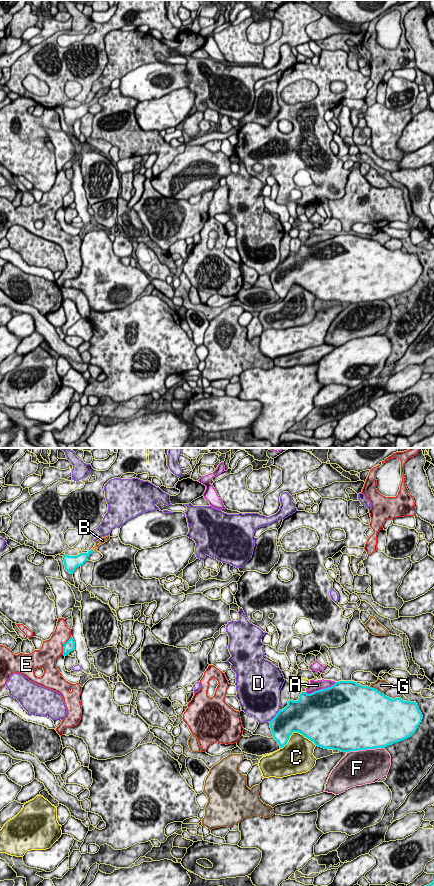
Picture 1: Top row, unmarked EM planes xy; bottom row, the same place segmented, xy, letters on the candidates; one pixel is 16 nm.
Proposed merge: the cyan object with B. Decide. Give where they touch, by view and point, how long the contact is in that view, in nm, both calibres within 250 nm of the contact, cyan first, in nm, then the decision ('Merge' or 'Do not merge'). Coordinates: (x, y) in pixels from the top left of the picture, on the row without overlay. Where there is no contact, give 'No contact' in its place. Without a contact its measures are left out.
Touches cyan at xy (92, 102). Shared border 70 nm. Thickness 170 nm (cyan) against 120 nm. Merge

